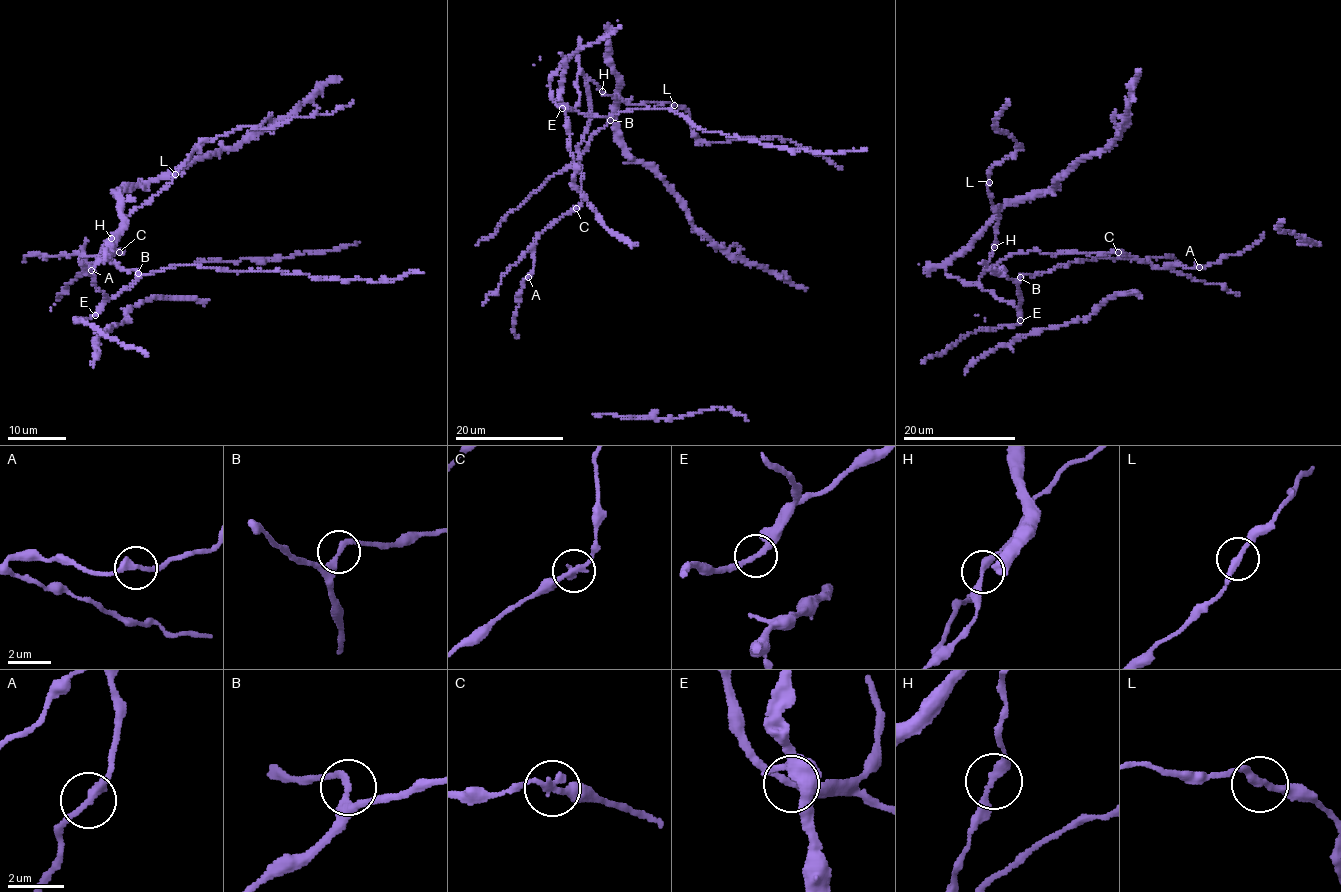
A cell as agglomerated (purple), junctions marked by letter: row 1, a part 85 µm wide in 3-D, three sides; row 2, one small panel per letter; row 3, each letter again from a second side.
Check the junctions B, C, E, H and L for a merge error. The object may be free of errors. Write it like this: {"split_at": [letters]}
{"split_at": []}

